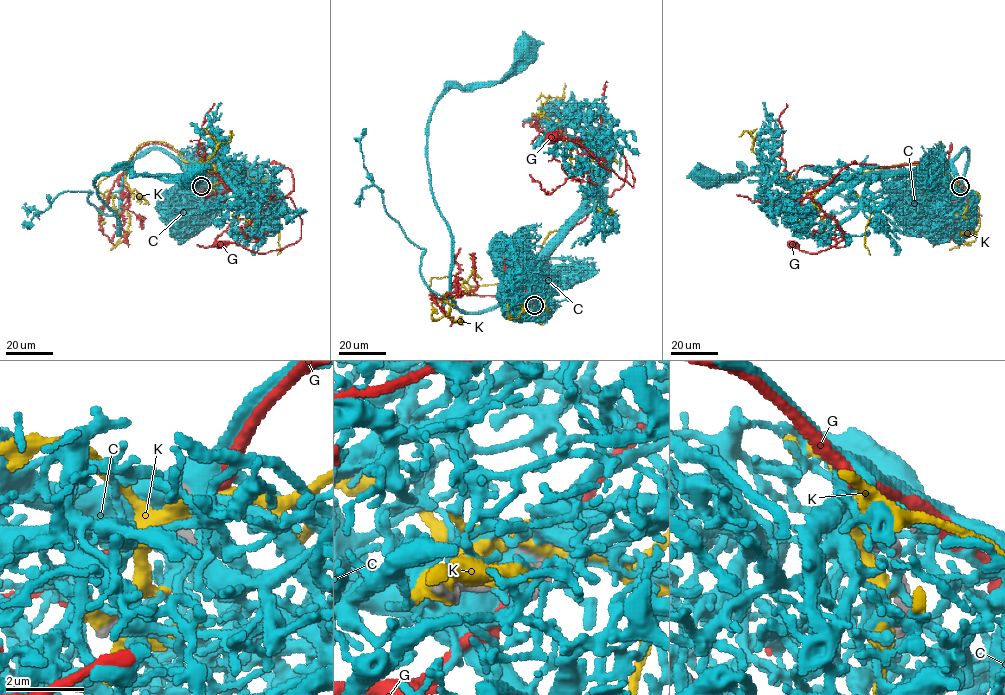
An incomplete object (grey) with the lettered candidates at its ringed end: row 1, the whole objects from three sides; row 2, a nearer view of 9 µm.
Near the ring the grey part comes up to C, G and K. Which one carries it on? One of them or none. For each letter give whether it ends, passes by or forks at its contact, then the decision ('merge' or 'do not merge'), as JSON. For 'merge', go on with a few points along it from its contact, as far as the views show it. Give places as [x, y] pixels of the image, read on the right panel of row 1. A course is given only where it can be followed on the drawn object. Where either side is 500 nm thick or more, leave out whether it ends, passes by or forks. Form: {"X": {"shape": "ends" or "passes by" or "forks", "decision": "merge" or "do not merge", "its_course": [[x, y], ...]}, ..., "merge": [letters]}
{"C": {"decision": "merge", "its_course": [[960, 186], [953, 162], [965, 149], [953, 217], [901, 233], [820, 187], [743, 169], [708, 180]]}, "G": {"shape": "passes by", "decision": "do not merge"}, "K": {"shape": "passes by", "decision": "do not merge"}, "merge": ["C"]}

